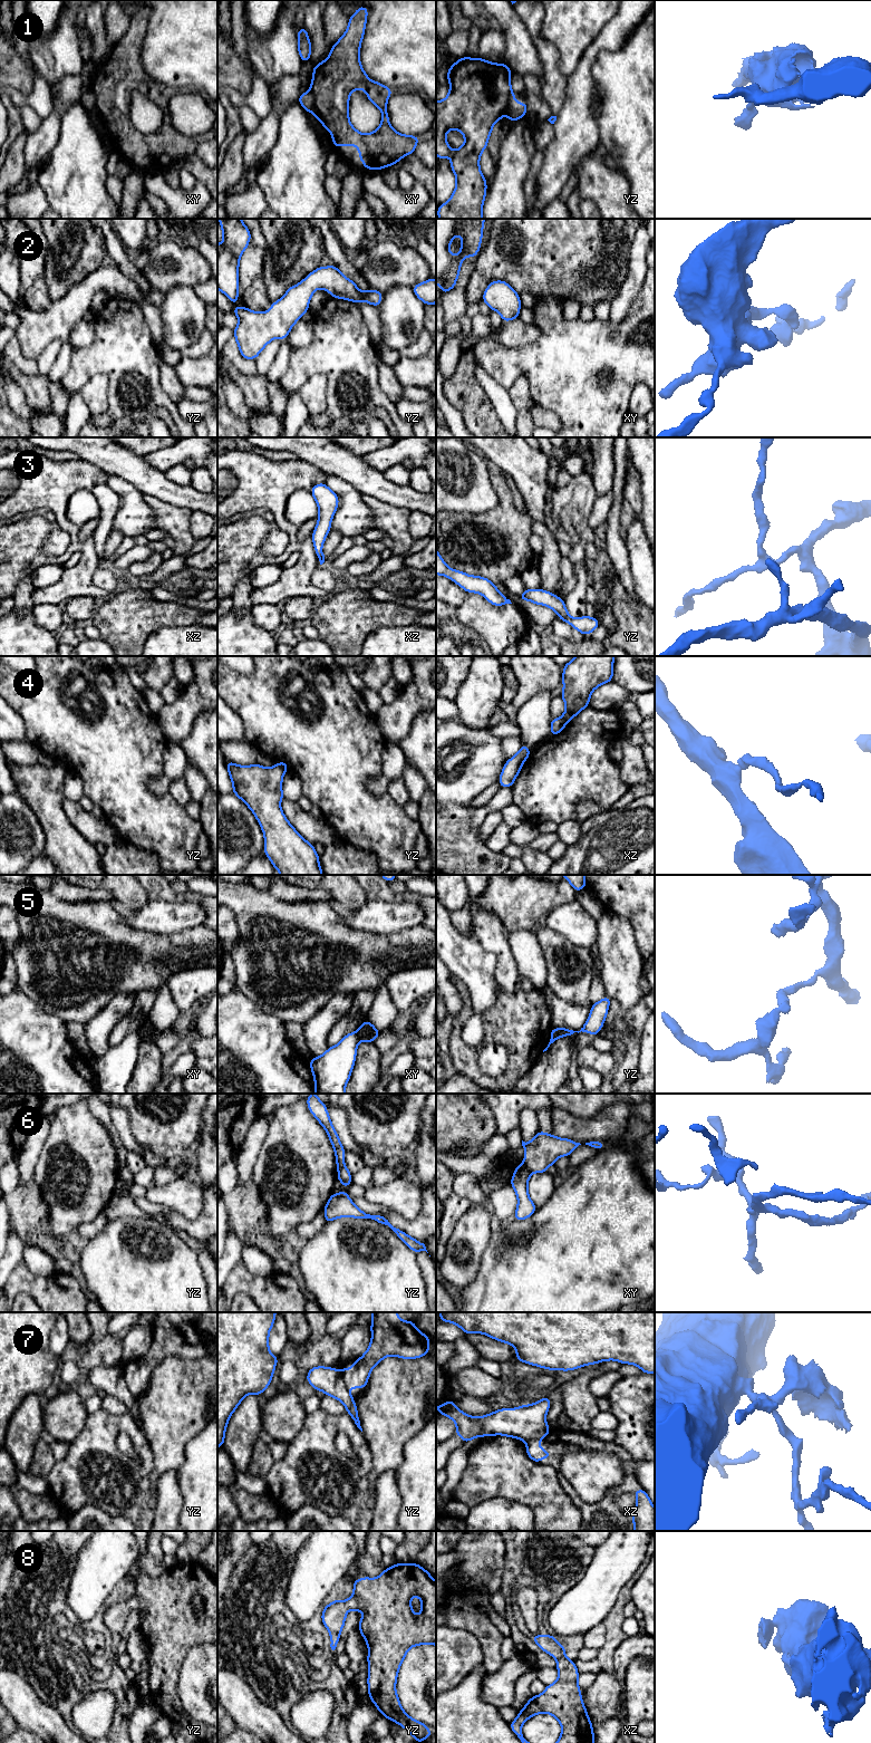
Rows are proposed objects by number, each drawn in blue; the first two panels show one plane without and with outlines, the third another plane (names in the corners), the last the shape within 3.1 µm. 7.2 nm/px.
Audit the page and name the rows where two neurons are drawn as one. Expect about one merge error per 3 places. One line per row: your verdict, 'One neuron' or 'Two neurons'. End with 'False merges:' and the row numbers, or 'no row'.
1: Two neurons
2: One neuron
3: One neuron
4: Two neurons
5: Two neurons
6: Two neurons
7: Two neurons
8: One neuron
False merges: 1, 4, 5, 6, 7

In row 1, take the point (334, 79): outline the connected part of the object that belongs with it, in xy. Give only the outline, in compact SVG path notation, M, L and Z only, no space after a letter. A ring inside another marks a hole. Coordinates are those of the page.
M360 6L349 18L341 38L331 47L326 60L313 66L309 87L322 126L332 135L335 147L352 145L359 150L359 160L366 170L381 170L413 154L419 138L403 135L389 124L387 100L394 90L372 81L361 67L359 52L365 33L368 9ZM355 89L364 89L368 99L381 112L379 127L361 134L349 121L349 98Z

